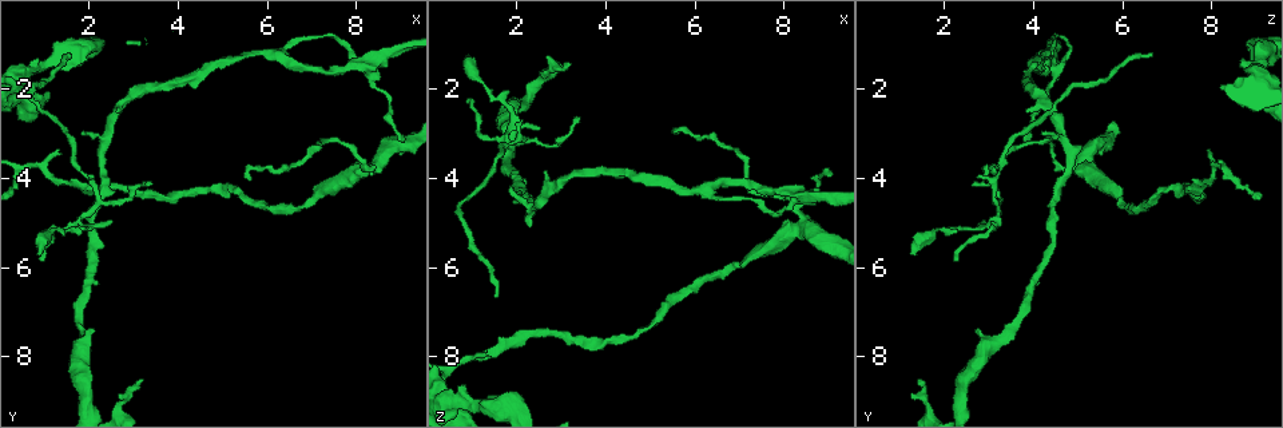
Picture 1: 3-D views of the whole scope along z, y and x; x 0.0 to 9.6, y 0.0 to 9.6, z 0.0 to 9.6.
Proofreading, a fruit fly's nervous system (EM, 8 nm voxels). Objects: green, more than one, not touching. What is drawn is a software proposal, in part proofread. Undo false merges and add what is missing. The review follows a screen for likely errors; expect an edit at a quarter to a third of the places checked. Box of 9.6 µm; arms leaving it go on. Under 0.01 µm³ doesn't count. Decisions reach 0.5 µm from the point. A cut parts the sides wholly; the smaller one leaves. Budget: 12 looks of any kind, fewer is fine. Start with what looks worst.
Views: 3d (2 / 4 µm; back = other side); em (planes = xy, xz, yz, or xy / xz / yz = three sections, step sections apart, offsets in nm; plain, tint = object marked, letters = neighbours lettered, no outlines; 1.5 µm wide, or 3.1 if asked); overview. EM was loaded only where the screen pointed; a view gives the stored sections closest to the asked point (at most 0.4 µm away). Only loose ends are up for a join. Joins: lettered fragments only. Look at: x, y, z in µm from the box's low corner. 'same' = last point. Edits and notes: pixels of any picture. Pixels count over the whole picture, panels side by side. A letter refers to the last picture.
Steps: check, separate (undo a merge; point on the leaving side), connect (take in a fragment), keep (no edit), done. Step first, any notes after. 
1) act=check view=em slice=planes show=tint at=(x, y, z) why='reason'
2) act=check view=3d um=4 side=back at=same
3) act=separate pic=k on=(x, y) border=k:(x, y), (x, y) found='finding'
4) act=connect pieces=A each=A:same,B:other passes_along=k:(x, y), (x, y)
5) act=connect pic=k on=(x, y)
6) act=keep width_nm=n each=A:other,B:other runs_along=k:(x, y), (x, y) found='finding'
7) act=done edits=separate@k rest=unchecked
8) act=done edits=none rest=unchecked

act=check view=3d um=2 at=(3.15, 8.50, 1.40) why='free end'

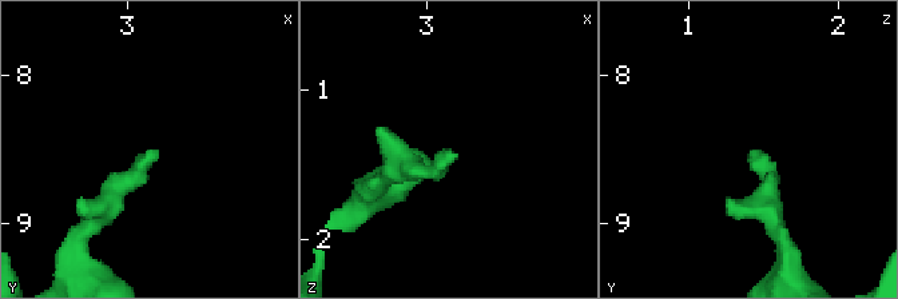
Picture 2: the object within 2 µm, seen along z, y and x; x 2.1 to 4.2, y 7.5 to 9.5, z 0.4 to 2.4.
act=check view=em slice=planes show=letters at=(3.20, 8.50, 1.42)

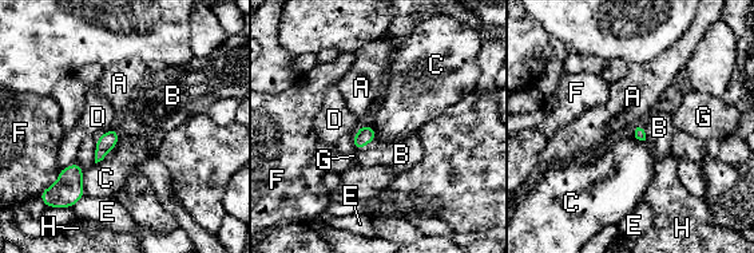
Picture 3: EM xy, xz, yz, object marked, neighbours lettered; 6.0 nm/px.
act=connect pieces=B each=A:other,B:same,C:other,D:other,E:other,F:other,G:other,H:other passes_along=3:(365, 134), (365, 145), (401, 154) found='the cell continues'

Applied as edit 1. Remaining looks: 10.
act=check view=overview

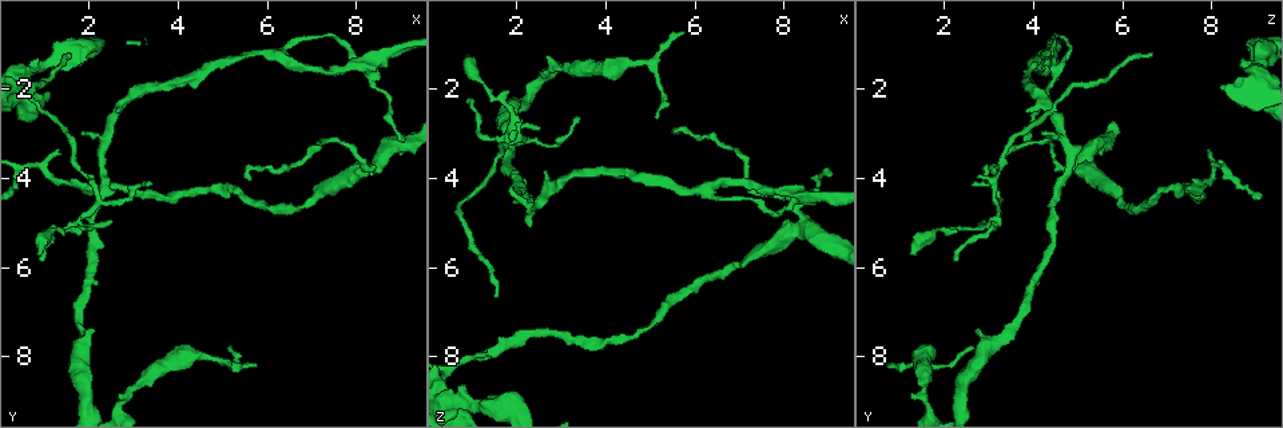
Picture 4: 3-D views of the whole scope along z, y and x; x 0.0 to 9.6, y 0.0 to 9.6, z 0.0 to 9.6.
act=check view=3d um=4 side=back at=(1.85, 5.10, 3.00) why='sharp bend'

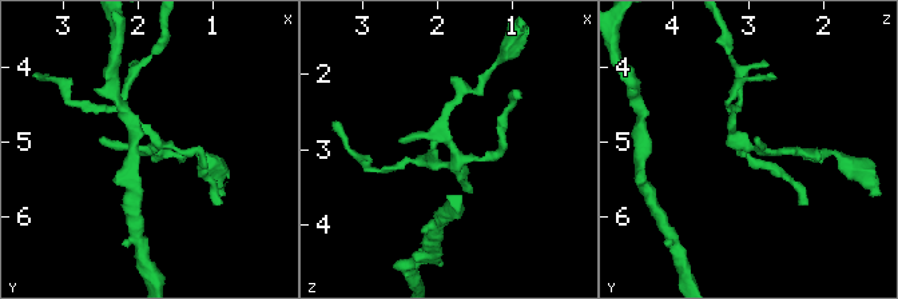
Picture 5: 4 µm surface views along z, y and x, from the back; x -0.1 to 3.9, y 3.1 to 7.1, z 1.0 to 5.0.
act=check view=em slice=planes show=letters at=(1.85, 5.05, 2.95)

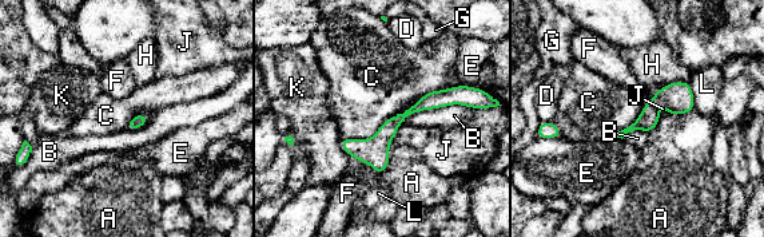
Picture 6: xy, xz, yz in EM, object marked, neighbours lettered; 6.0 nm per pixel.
act=keep width_nm=80 each=A:other,B:other,C:other,D:other,E:other,F:other,G:other,H:other,J:other,K:other,L:other runs_along=6:(478, 103), (432, 99), (373, 145), (343, 145) found='one cell here'

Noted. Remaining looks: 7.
act=check view=em slice=xy step=8 show=letters at=(1.35, 3.50, 8.00) why='tapers out'

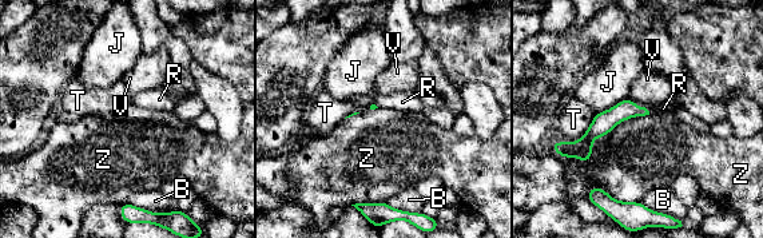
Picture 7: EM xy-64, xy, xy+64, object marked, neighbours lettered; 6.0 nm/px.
act=check view=em slice=planes show=letters at=same why='cut it another way'

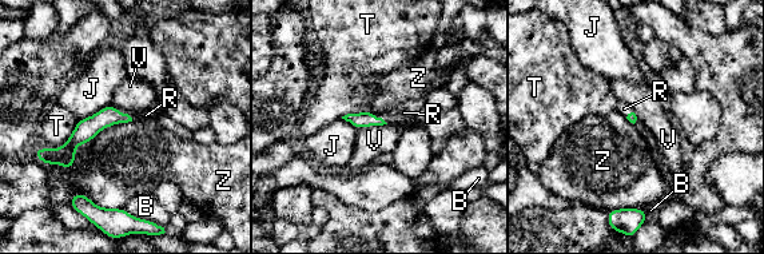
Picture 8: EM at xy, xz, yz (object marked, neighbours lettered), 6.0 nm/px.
act=connect pieces=R longest_contact=Z:340nm each=B:other,J:other,R:same,T:other,V:other,Z:other passes_along=8:(87, 129), (126, 114), (146, 115) found='it goes on there'

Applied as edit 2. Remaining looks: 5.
act=check view=overview why='see it whole again'

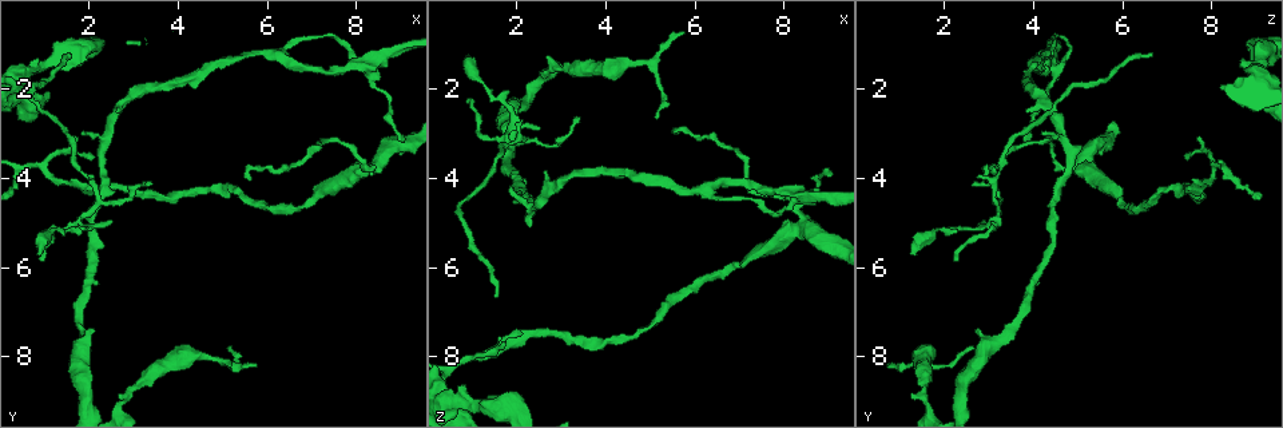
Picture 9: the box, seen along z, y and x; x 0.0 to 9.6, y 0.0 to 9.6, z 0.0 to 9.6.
act=check view=3d um=2 at=(8.30, 3.75, 5.10) why='arms part here'

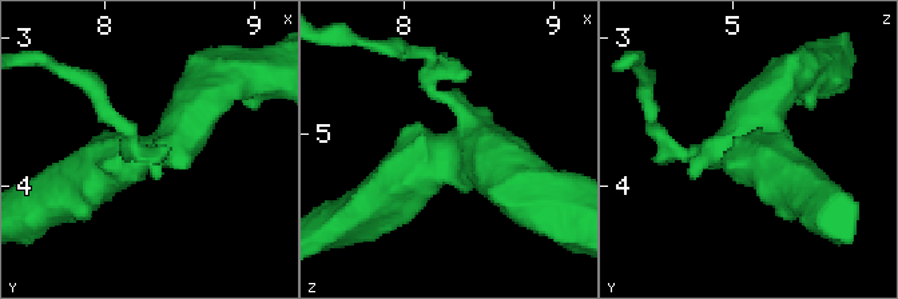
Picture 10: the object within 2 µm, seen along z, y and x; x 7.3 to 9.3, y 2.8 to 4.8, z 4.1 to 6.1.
act=check view=em slice=yz step=8 show=tint at=(8.32, 3.76, 5.10) why='now the EM'

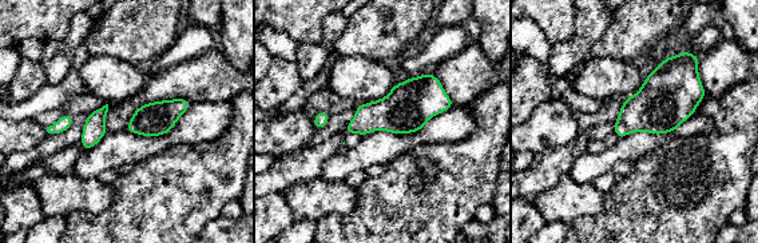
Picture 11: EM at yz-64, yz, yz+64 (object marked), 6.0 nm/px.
act=check view=em slice=planes show=letters at=same why='cut it another way'

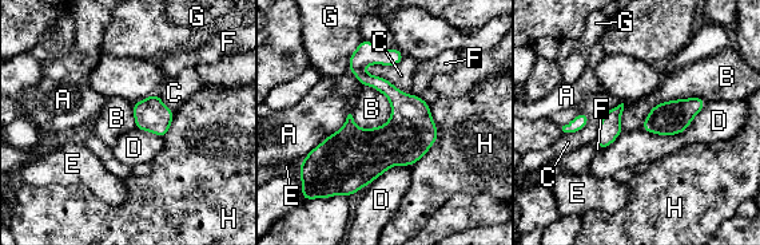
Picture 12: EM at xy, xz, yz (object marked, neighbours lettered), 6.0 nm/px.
act=keep width_nm=200 each=A:other,B:other,C:other,D:other,E:other,F:other,G:other,H:other found='all the same cell'

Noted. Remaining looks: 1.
act=done edits=connect@3,connect@8 rest=unchecked

